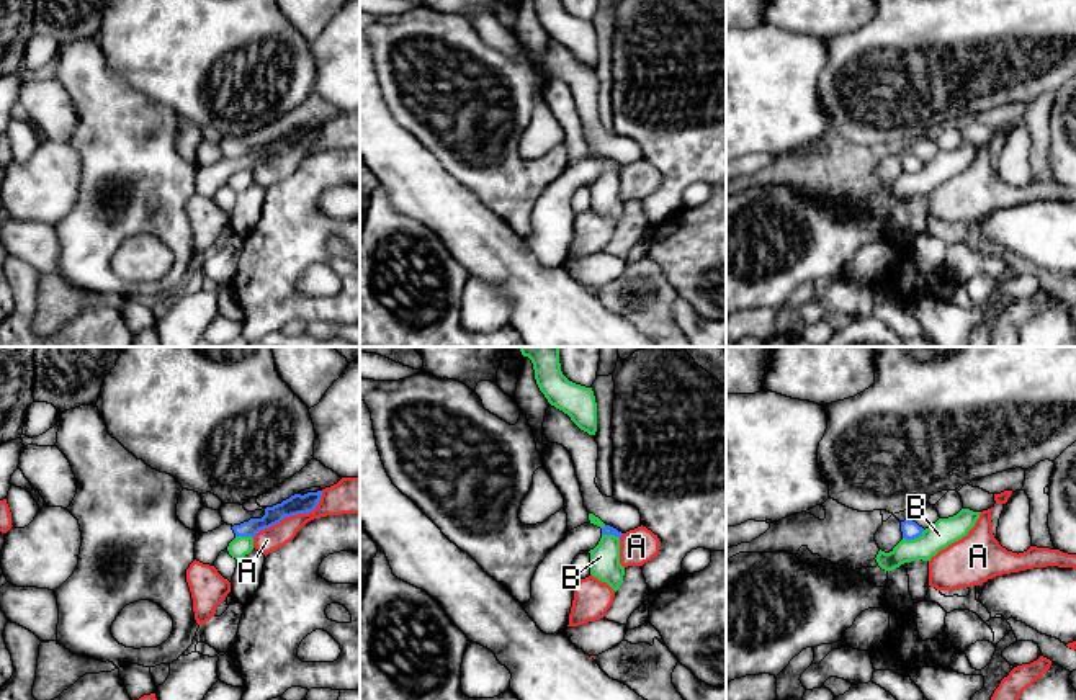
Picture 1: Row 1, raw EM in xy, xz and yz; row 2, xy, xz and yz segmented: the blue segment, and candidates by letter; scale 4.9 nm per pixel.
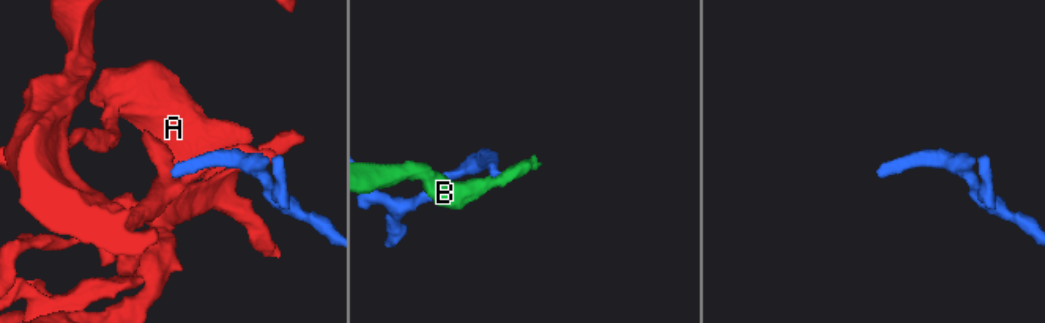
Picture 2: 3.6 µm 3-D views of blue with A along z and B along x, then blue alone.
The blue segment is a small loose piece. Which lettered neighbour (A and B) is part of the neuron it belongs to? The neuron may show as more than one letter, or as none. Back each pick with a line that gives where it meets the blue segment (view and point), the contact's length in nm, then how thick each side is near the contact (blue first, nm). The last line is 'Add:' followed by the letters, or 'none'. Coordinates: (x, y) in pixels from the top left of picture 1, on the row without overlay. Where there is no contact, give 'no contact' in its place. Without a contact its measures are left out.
Add: none

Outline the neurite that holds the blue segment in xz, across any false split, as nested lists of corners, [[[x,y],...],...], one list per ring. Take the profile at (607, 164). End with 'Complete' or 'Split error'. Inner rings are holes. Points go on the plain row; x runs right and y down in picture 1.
[[[584,157],[571,165],[546,188],[531,214],[531,232],[522,237],[536,260],[546,267],[563,267],[569,258],[574,234],[571,200],[581,185],[594,183],[603,168],[621,170],[616,162]]]. Split error

